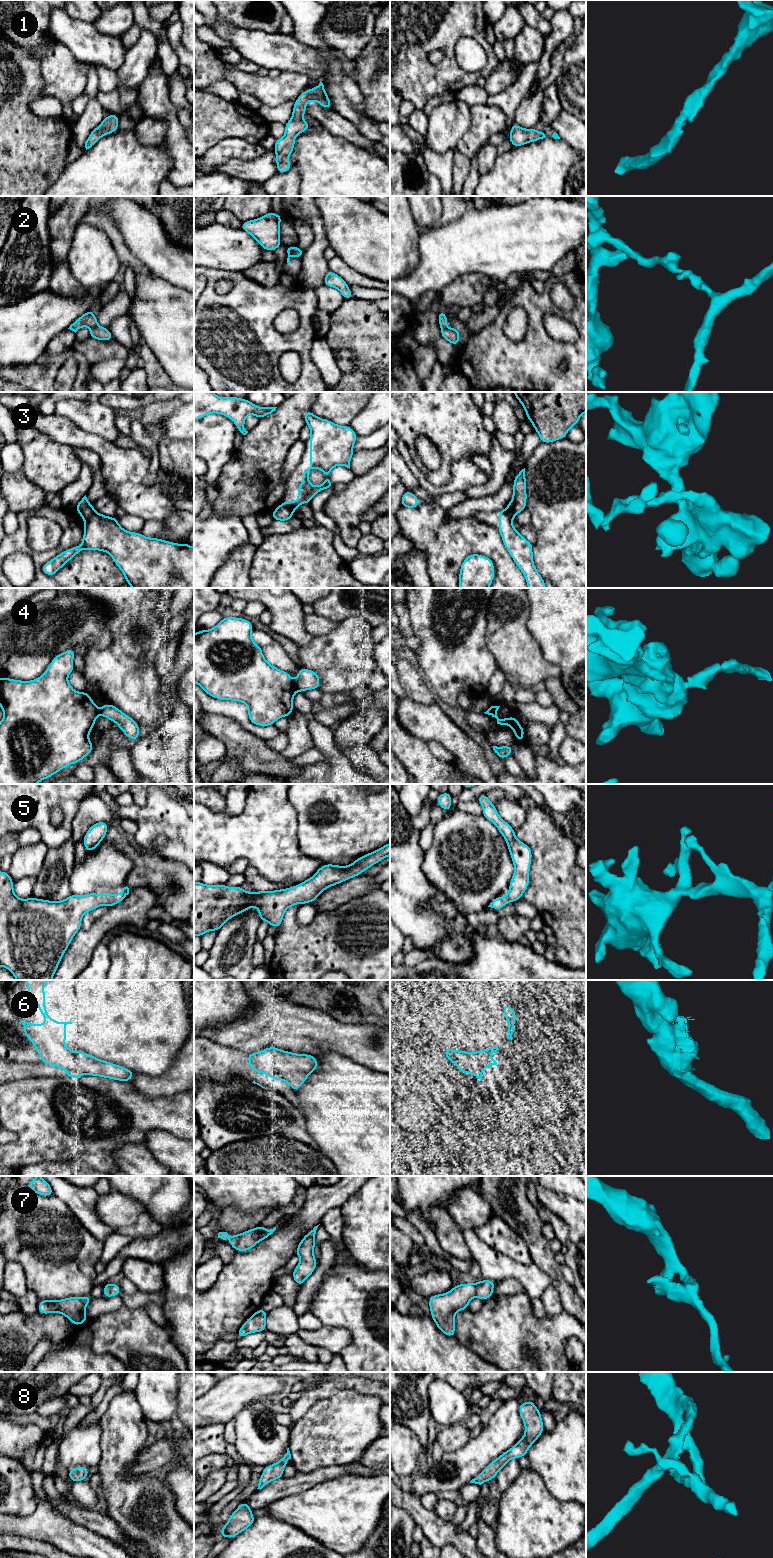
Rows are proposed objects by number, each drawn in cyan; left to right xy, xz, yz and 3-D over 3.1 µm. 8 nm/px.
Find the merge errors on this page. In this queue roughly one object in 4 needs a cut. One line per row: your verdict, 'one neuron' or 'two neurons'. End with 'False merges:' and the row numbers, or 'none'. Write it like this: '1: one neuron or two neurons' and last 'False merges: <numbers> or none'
1: one neuron
2: two neurons
3: two neurons
4: two neurons
5: one neuron
6: one neuron
7: one neuron
8: one neuron
False merges: 2, 3, 4

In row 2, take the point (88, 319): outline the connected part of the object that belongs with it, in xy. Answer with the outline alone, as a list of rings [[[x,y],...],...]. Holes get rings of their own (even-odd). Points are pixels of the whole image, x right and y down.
[[[90,310],[76,319],[68,329],[74,331],[75,333],[83,326],[87,326],[90,329],[98,325],[97,319],[94,314],[94,310]]]

